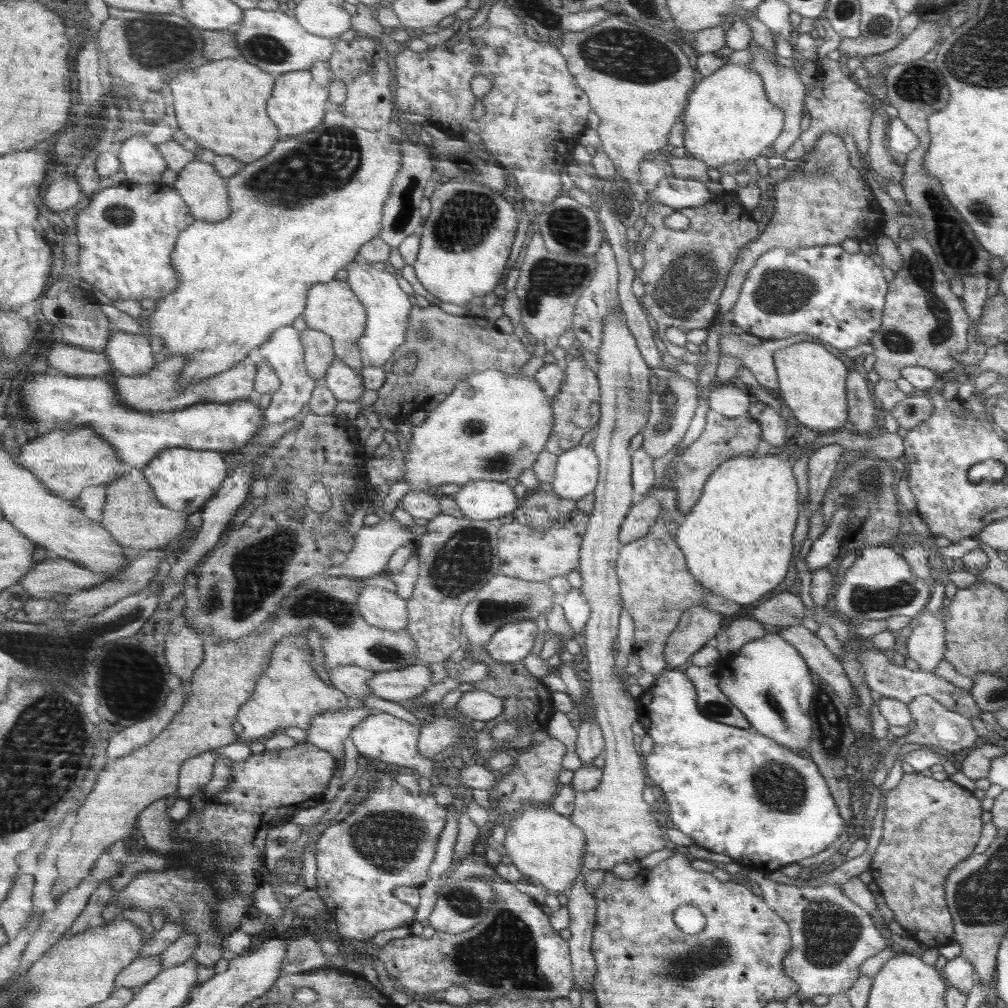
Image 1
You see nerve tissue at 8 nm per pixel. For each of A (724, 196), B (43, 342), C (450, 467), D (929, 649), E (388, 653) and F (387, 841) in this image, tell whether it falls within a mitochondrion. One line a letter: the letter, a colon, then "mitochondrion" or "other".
A: other
B: other
C: other
D: other
E: mitochondrion
F: mitochondrion

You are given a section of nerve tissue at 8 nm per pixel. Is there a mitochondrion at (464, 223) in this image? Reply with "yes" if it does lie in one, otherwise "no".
yes

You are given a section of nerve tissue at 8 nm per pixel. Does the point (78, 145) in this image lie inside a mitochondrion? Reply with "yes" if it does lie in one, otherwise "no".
yes

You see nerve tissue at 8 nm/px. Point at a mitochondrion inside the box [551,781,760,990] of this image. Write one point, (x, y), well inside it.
(716, 951)

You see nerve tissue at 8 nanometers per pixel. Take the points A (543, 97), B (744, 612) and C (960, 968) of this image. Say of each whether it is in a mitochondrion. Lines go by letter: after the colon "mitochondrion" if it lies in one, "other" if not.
A: other
B: other
C: other

